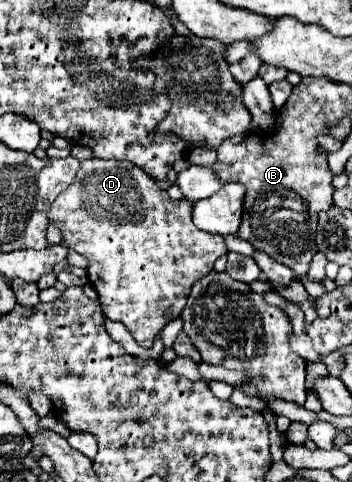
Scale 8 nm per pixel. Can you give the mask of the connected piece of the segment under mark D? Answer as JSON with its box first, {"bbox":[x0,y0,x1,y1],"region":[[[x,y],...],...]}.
{"bbox":[49,157,227,349],"region":[[[97,157],[81,163],[75,183],[71,183],[67,191],[59,193],[51,205],[49,221],[61,225],[63,243],[89,259],[87,277],[99,293],[103,315],[111,321],[121,321],[145,349],[151,349],[161,329],[181,315],[193,283],[209,275],[217,257],[227,253],[223,237],[197,229],[191,211],[191,201],[169,199],[167,191],[163,191],[155,179],[133,163],[103,161]]]}

